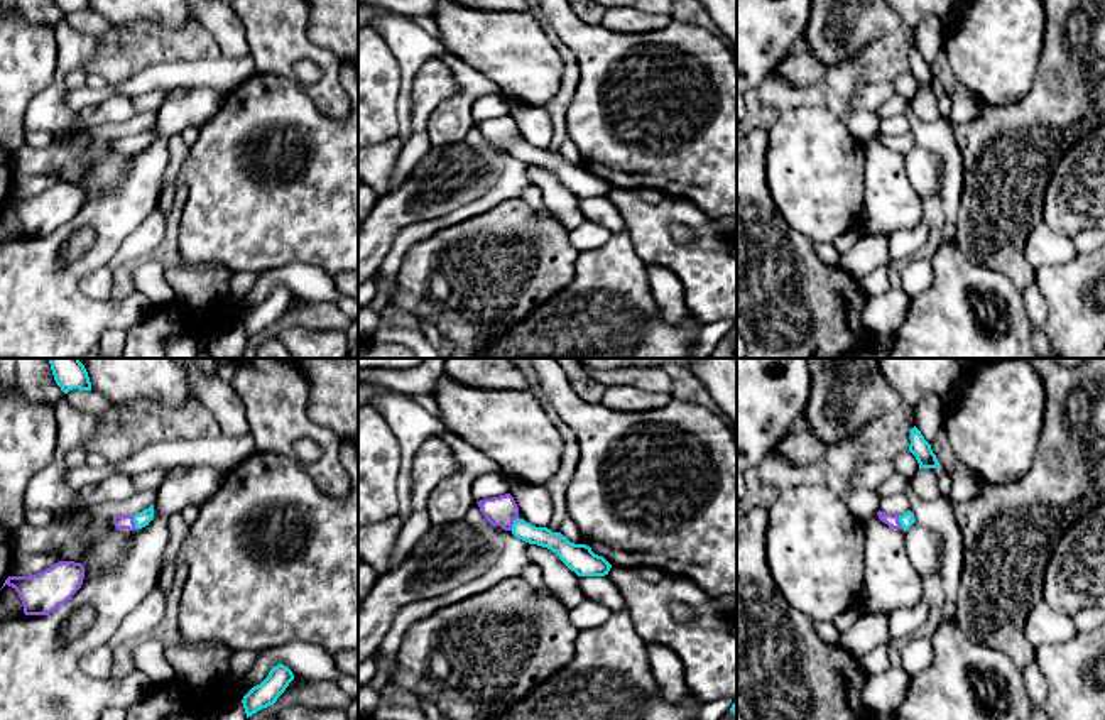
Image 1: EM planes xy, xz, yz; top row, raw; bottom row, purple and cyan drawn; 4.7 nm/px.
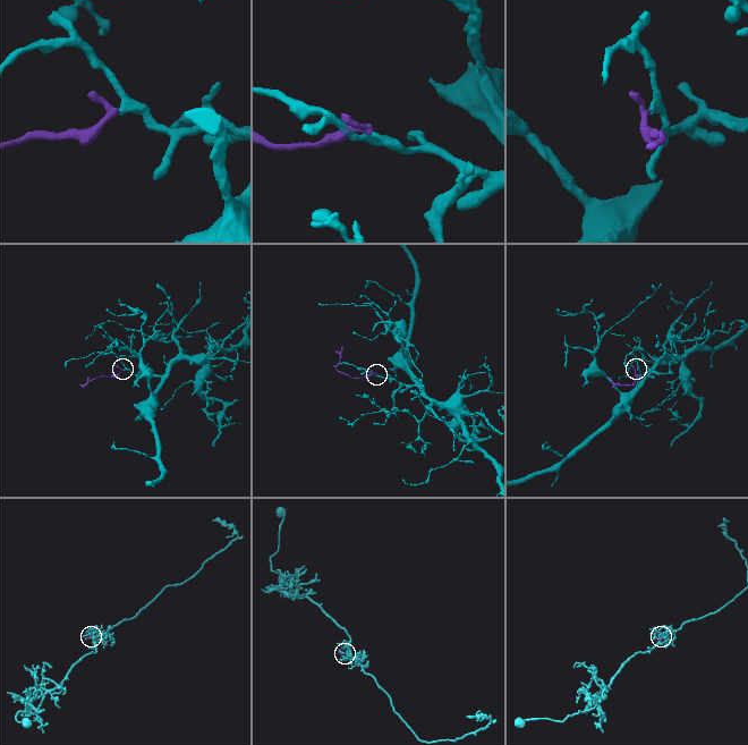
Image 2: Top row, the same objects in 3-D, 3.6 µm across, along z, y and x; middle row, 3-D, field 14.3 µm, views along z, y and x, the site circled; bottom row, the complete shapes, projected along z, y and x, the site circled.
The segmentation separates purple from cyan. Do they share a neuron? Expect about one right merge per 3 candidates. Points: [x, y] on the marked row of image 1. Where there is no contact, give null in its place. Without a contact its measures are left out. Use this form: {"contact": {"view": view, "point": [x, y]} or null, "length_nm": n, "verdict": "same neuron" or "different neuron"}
{"contact": {"view": "xz", "point": [512, 523]}, "length_nm": 70, "verdict": "same neuron"}

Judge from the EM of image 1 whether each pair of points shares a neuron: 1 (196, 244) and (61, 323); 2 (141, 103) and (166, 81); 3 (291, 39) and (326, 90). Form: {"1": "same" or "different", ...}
{"1": "different", "2": "different", "3": "same"}

